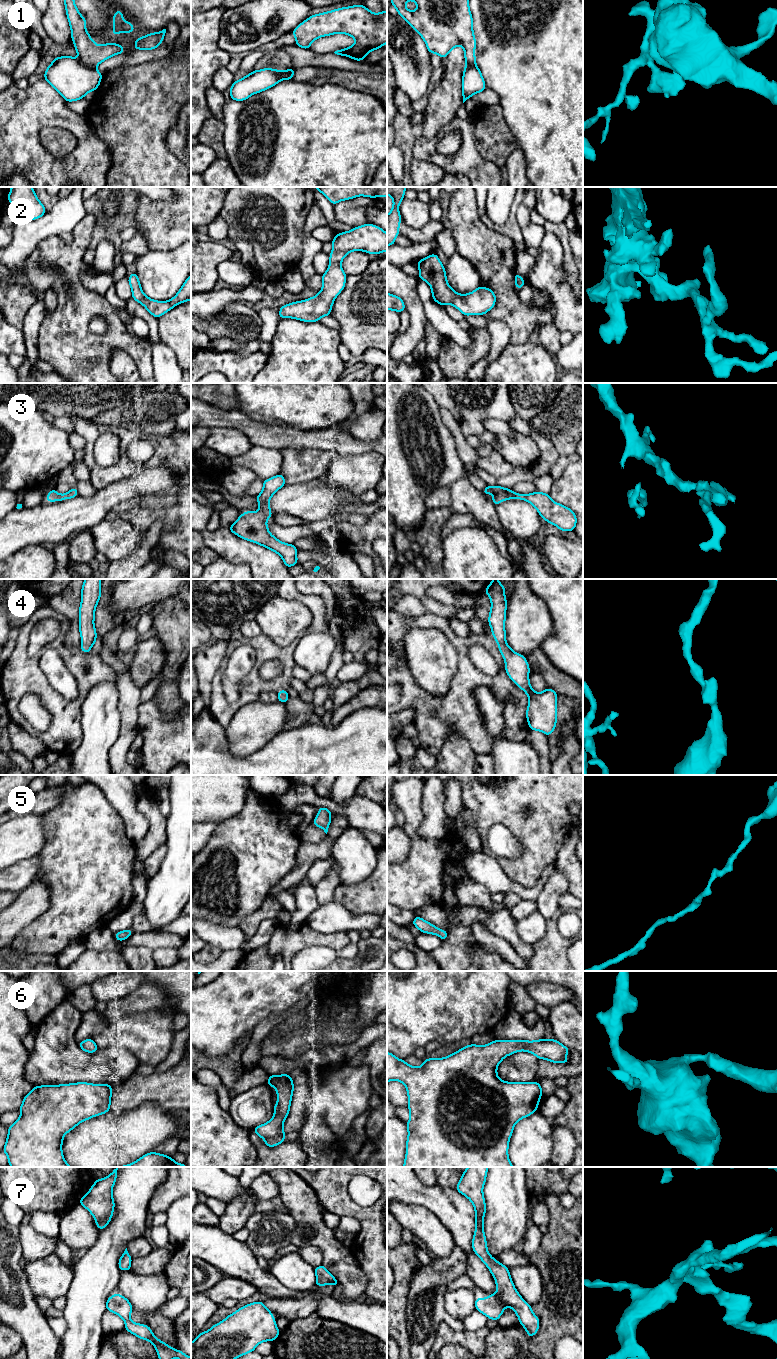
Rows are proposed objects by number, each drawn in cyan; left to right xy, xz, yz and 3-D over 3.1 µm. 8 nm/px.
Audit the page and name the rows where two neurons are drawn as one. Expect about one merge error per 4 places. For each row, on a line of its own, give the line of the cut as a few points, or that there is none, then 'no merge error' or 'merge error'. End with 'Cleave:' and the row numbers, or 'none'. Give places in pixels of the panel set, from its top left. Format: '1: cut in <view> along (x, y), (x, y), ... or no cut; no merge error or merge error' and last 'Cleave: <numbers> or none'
1: cut in xy along (78, 60), (95, 68); merge error
2: no cut; no merge error
3: no cut; no merge error
4: no cut; no merge error
5: no cut; no merge error
6: no cut; no merge error
7: no cut; no merge error
Cleave: 1

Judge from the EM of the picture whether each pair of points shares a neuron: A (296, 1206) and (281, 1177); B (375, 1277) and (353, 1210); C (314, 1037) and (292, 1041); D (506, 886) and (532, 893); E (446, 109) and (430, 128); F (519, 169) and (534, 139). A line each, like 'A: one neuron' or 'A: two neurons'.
A: one neuron
B: one neuron
C: one neuron
D: one neuron
E: one neuron
F: two neurons

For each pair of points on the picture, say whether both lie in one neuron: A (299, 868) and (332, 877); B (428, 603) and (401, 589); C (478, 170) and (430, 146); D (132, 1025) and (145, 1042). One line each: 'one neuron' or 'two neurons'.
A: two neurons
B: one neuron
C: one neuron
D: one neuron

